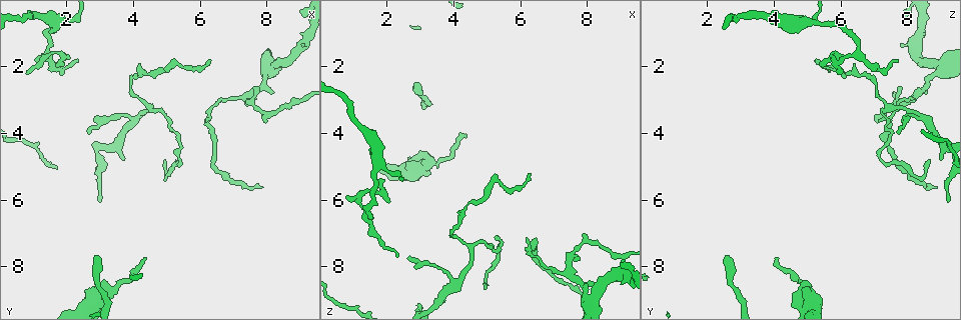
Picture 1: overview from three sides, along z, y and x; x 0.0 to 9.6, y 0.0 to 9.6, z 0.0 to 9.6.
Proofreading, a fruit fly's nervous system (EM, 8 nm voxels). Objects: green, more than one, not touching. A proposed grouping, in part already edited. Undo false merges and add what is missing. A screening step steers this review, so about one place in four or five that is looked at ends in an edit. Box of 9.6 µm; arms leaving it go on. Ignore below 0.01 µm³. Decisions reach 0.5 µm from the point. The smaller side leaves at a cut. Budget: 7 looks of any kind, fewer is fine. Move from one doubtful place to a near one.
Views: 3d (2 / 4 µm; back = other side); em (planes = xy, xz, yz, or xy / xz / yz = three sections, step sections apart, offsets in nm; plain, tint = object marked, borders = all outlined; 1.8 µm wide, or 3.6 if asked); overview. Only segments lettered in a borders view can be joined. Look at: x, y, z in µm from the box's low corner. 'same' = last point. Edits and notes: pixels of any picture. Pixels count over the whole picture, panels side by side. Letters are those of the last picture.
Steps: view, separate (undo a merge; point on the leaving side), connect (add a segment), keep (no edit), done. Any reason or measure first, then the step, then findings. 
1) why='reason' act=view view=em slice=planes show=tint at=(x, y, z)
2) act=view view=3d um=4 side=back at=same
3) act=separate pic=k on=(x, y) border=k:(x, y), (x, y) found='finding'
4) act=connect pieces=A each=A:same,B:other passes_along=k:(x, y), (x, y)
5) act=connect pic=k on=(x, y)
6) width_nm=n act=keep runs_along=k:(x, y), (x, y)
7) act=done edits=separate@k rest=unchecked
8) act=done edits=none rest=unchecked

act=view view=em slice=xz step=16 show=borders at=(1.45, 1.45, 6.60)

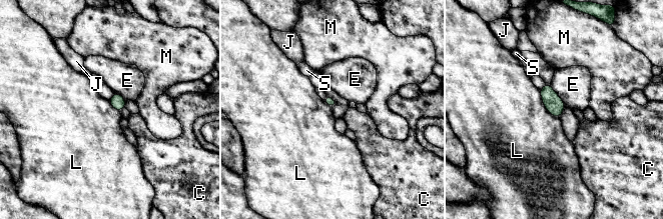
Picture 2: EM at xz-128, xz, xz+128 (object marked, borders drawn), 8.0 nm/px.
act=keep each=C:other,E:other,J:other,L:other,M:other,S:other border=2:(539, 90), (545, 108), (558, 118) found='continuous, no second neuron'

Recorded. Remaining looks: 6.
why='an open end' act=view view=em slice=planes show=tint at=(6.35, 1.75, 5.25)

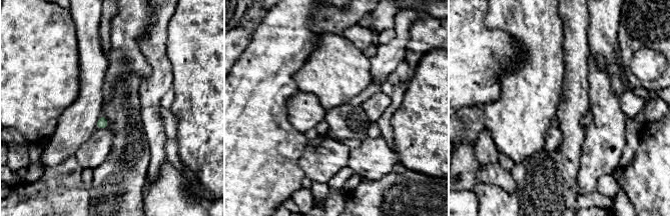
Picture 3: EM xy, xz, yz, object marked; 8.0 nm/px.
why='see the neighbours' act=view view=em slice=planes show=borders at=same

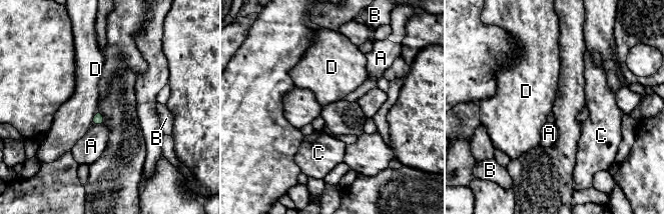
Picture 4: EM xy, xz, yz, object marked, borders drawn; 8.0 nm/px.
width_nm=90 act=keep each=A:other,B:other,C:other,D:other border=4:(98, 109), (91, 124) found='no lettered segment goes on from it'

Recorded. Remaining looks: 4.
why='long arm stops here' act=view view=em slice=planes show=borders at=(7.85, 5.70, 8.90)

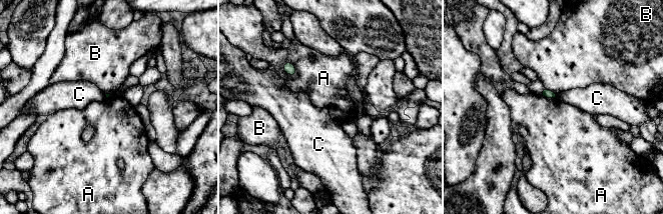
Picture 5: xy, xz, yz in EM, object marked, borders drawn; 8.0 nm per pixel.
act=keep each=A:other,B:other,C:other border=5:(282, 63), (291, 63), (297, 73) found='none of them fits'

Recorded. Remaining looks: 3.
act=done edits=none rest=unchecked

